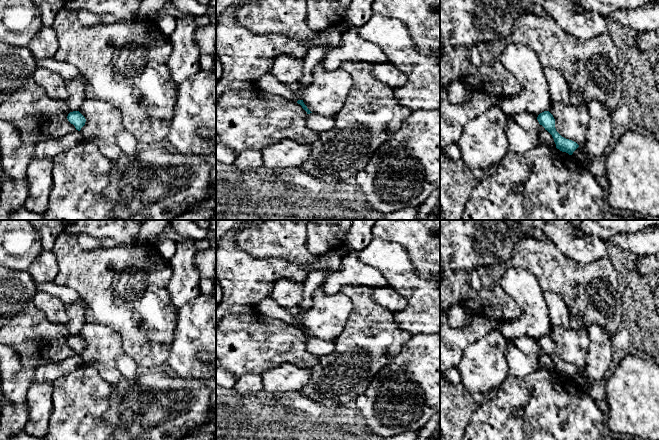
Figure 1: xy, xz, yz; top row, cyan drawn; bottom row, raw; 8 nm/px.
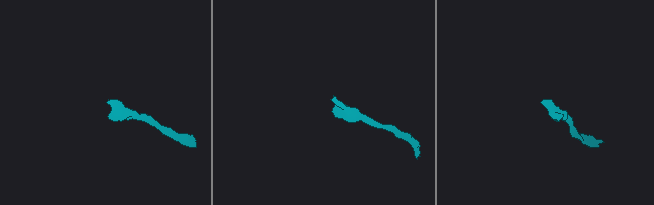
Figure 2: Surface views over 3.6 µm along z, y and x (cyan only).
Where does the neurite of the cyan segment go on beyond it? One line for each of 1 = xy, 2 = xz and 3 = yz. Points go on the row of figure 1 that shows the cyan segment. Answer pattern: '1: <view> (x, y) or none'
1: none
2: none
3: none

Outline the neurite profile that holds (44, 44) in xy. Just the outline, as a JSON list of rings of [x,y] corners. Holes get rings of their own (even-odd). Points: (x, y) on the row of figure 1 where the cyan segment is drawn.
[[[43,26],[29,45],[35,59],[51,59],[58,49],[58,38],[52,27]]]

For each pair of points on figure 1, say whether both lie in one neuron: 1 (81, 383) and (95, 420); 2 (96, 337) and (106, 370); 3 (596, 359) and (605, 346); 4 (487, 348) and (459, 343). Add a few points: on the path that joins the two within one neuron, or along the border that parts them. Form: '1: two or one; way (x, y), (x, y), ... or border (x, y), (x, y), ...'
1: one; way (81, 392), (81, 406), (86, 411)
2: one; way (102, 345), (102, 355), (105, 362)
3: one; way (599, 356), (602, 349)
4: two; border (489, 332), (478, 338), (465, 350), (458, 366)

